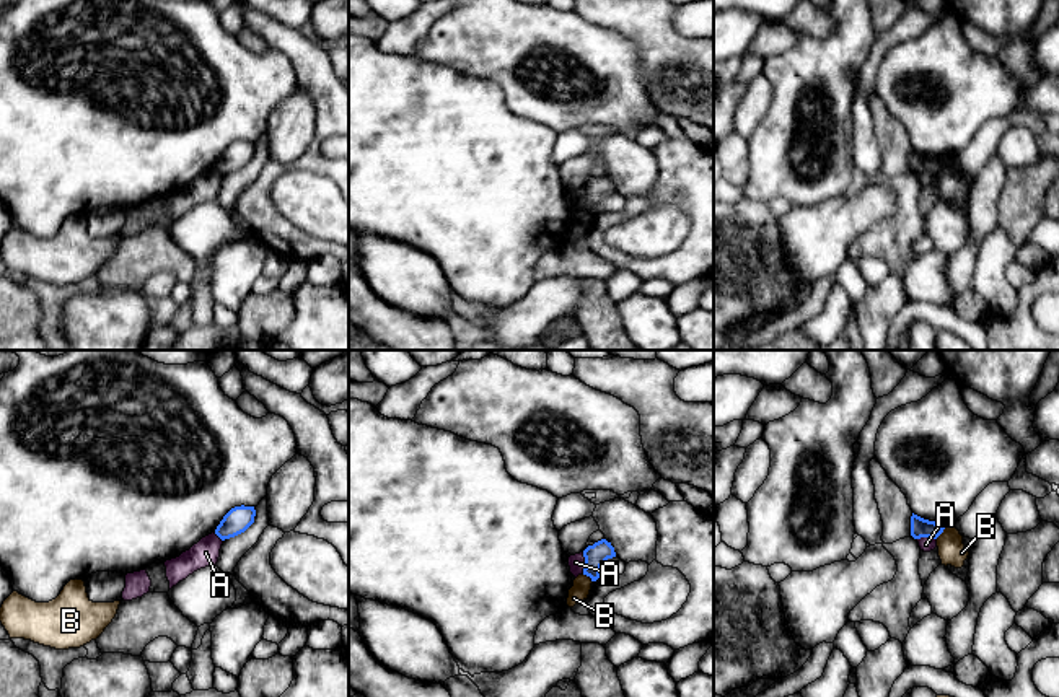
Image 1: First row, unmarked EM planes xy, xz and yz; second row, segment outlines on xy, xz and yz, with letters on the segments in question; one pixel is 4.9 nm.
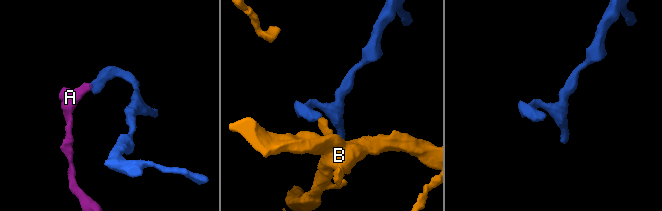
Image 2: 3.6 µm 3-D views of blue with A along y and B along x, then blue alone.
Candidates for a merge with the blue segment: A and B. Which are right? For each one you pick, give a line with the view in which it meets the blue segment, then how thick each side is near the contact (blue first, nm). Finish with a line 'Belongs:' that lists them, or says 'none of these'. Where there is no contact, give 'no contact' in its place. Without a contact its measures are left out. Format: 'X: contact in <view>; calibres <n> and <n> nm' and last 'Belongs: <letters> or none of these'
Belongs: none of these

